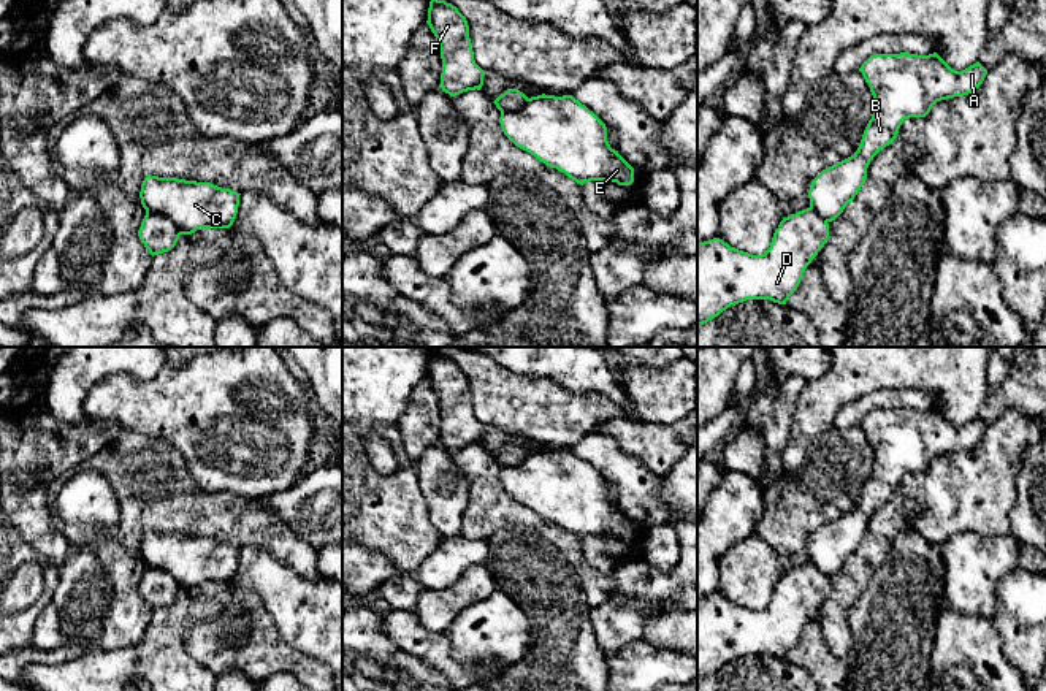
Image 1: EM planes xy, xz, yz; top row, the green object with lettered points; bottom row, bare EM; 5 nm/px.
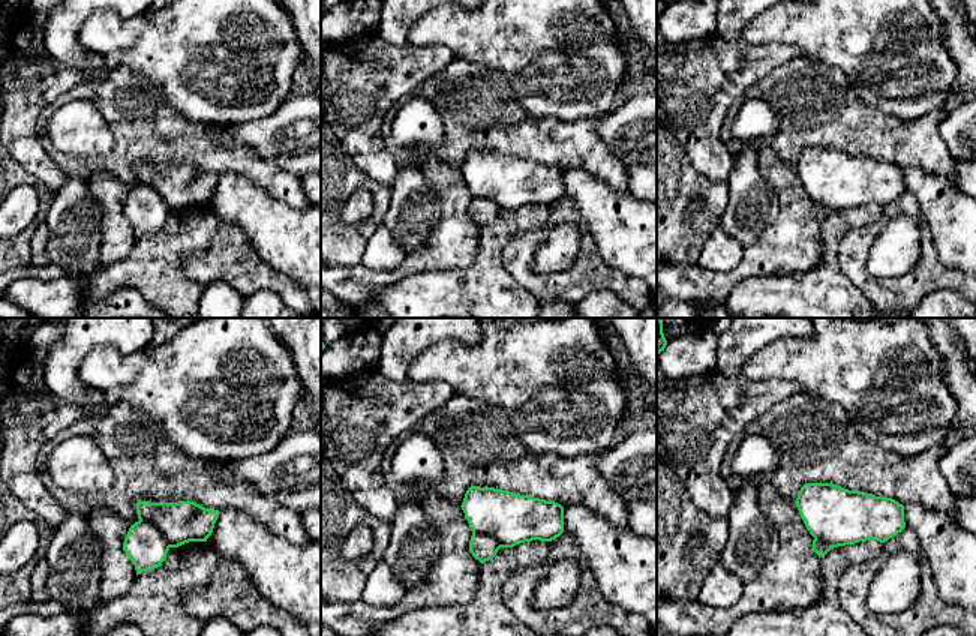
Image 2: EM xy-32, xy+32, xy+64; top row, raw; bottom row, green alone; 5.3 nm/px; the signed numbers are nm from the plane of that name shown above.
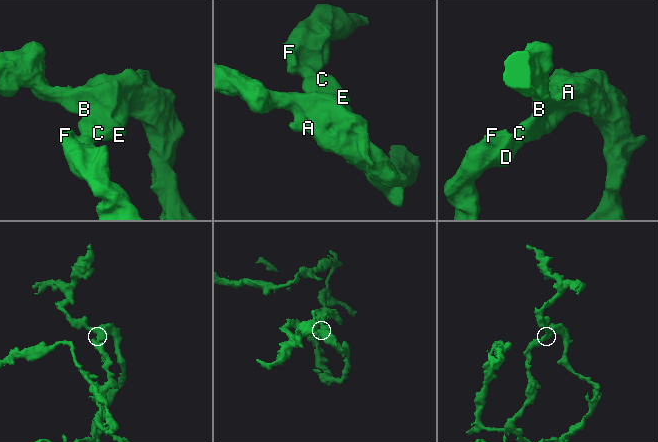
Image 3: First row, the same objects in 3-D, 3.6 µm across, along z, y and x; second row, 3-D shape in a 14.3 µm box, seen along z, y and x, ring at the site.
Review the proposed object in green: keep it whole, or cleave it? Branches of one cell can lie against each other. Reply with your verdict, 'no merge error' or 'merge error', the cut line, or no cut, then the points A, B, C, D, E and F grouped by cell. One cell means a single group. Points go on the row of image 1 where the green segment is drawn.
merge error | xy (146, 211), (165, 214), (183, 233) | A B C E / D F

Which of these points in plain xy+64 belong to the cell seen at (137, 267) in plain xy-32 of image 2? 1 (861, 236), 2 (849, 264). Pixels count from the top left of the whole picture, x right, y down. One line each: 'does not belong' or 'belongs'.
1: does not belong
2: does not belong

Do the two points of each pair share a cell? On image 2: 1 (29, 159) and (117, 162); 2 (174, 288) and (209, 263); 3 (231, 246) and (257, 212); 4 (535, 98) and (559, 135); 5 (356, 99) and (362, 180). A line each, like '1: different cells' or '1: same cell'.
1: different cells
2: different cells
3: different cells
4: different cells
5: different cells

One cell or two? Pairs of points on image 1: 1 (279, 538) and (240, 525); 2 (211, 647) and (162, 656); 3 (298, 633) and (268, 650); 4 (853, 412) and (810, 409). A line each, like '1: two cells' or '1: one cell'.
1: one cell
2: two cells
3: two cells
4: two cells

